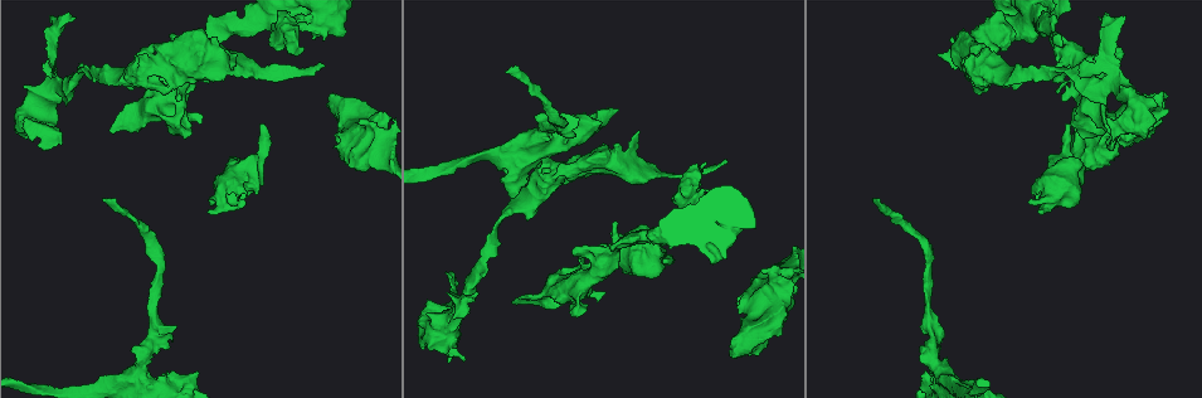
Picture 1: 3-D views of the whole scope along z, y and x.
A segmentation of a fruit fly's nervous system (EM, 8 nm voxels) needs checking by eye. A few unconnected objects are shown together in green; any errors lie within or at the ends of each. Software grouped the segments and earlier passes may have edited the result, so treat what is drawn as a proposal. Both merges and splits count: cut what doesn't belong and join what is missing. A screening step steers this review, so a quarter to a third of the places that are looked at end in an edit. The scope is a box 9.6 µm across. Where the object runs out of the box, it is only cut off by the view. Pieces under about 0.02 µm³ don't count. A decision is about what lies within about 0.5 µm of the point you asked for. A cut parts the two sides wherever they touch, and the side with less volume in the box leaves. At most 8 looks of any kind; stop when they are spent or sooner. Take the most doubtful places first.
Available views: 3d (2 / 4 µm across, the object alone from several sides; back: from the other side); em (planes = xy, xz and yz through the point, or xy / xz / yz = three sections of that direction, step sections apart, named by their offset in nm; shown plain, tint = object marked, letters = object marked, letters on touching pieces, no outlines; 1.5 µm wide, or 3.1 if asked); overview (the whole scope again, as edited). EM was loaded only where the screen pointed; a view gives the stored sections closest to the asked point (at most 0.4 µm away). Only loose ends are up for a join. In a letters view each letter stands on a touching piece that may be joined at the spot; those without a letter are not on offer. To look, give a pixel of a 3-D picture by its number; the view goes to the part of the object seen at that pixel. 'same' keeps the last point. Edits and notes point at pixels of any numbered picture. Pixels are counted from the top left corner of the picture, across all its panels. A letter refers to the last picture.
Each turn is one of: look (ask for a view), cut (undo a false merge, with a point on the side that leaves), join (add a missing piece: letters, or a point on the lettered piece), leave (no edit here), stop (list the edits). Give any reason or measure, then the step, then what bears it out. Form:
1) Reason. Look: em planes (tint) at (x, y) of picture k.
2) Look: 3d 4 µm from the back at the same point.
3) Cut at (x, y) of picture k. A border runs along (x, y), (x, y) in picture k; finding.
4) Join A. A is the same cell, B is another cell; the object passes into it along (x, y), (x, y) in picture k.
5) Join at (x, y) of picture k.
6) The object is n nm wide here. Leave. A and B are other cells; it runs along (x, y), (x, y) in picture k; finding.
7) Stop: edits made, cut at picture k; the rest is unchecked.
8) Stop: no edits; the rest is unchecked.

An open end. Look: 3d 2 µm at (664, 261) of picture 1.

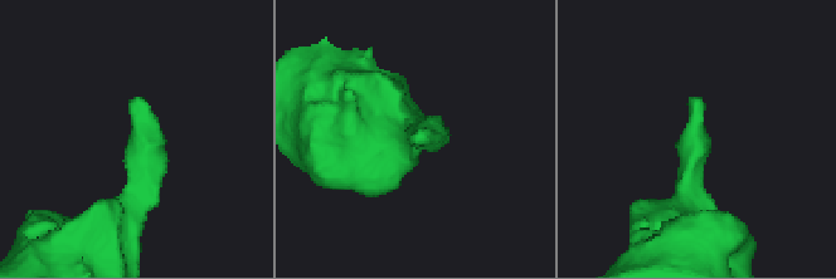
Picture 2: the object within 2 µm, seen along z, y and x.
Look: em planes (letters) at (130, 99) of picture 2.

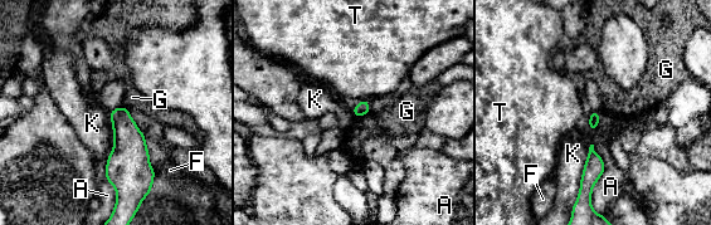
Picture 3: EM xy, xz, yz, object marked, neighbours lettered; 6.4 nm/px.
Leave. A, F, G, K and T are other cells; a border runs along (593, 143), (588, 151), (576, 196) in picture 3; no lettered piece goes on from it.

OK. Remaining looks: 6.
An open end. Look: em xy step 8 (letters) at (1165, 97) of picture 1.

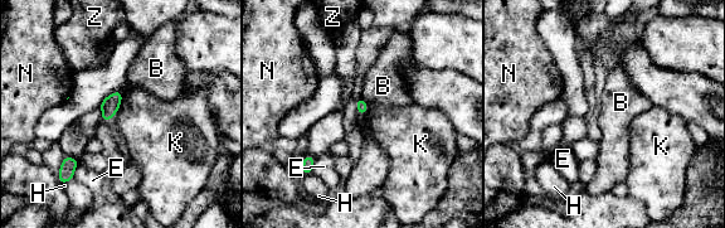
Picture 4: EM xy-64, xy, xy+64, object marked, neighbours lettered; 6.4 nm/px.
Another direction. Look: em planes (letters) at the same point.

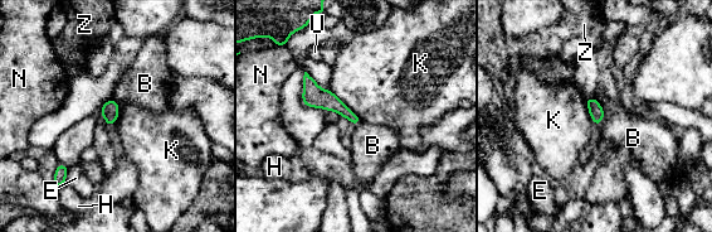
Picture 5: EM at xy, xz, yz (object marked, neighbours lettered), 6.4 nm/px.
Leave. B, E, H, K, N, U and Z are other cells; a border runs along (328, 88), (361, 120) in picture 5; no lettered piece goes on from it.

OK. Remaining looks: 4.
Tapers out. Look: em xz step 8 (tint) at (102, 200) of picture 1.

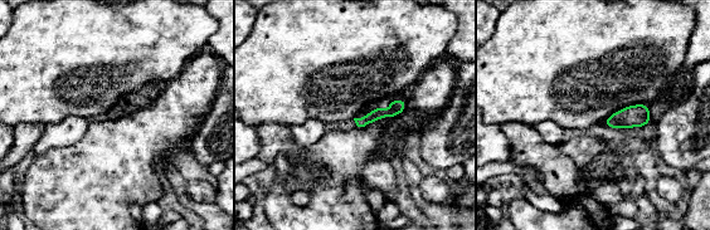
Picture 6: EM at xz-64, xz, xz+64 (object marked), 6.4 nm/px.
Look: em xz step 8 (letters) at the same point.

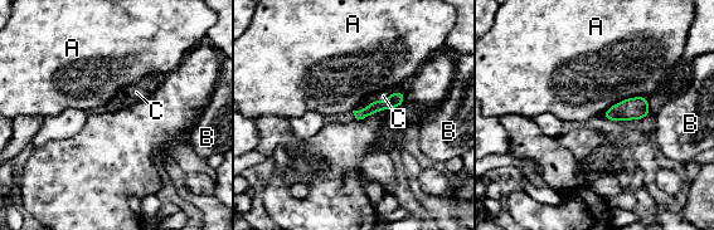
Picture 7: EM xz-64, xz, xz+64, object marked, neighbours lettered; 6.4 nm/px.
The object is 80 nm wide here; the longest contact is with C, 340 nm. Join C. C is the same cell, A and B are other cells; the cell continues.

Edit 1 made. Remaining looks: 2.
Stop: edits made, join at picture 7; the rest is unchecked.

